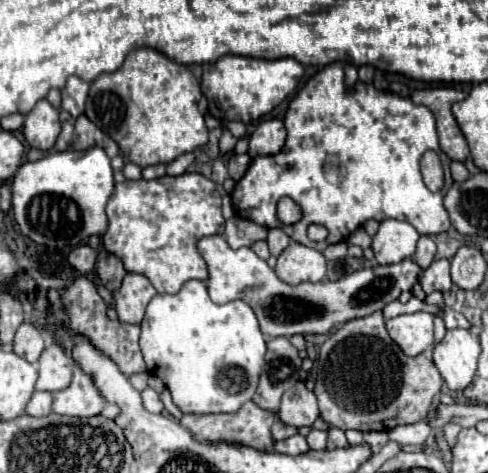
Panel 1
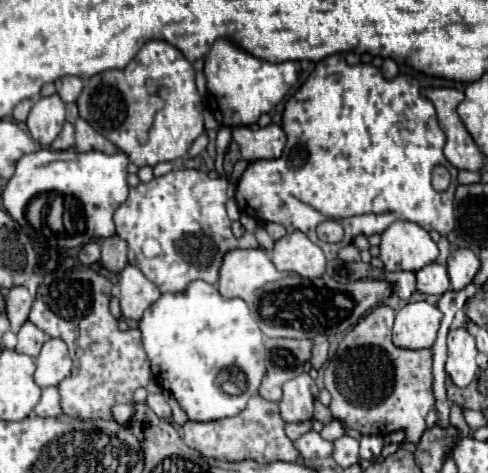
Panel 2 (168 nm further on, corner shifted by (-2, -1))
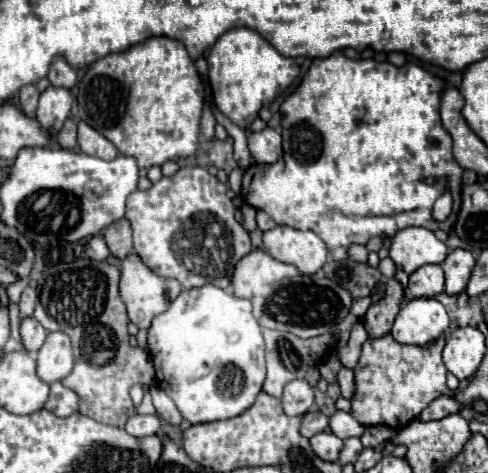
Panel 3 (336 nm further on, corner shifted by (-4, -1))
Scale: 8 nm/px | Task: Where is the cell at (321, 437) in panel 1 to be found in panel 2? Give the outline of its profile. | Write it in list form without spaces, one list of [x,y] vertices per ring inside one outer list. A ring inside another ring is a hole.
[[[331,420],[331,424],[327,424],[323,430],[321,430],[321,436],[325,438],[325,440],[337,440],[337,438],[341,438],[345,434],[345,426],[339,422],[339,420]]]

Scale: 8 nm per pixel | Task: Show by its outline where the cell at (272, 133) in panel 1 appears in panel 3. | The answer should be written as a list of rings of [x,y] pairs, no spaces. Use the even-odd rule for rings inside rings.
[[[265,128],[261,132],[249,132],[247,136],[249,152],[257,162],[273,164],[281,158],[281,134],[273,128]]]

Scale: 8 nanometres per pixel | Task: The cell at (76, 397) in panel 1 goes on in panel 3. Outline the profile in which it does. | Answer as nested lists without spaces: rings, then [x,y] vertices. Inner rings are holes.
[[[53,240],[53,242],[49,244],[49,250],[45,252],[45,258],[43,258],[43,260],[45,260],[47,268],[43,270],[43,286],[41,286],[41,294],[39,294],[39,308],[35,308],[35,318],[39,320],[39,324],[41,324],[47,332],[51,332],[51,330],[65,332],[65,334],[71,338],[71,346],[73,346],[73,354],[75,354],[75,368],[73,368],[73,372],[71,372],[69,376],[65,376],[61,382],[63,382],[67,388],[71,388],[73,392],[77,392],[77,396],[79,396],[79,412],[81,412],[81,414],[85,414],[85,416],[89,416],[89,418],[93,418],[93,420],[97,420],[97,422],[123,428],[125,422],[129,420],[129,416],[135,414],[135,406],[133,406],[131,396],[129,396],[131,386],[135,386],[135,384],[151,386],[153,380],[155,380],[155,368],[153,368],[153,360],[151,360],[151,356],[147,354],[145,348],[133,348],[133,346],[129,344],[129,332],[127,332],[127,322],[129,322],[129,318],[127,318],[127,314],[125,314],[125,304],[123,304],[121,298],[119,298],[119,270],[117,270],[115,266],[107,264],[107,262],[89,260],[89,258],[85,256],[85,252],[83,252],[83,244],[81,244],[81,242],[77,242],[77,244],[55,244],[55,240]]]

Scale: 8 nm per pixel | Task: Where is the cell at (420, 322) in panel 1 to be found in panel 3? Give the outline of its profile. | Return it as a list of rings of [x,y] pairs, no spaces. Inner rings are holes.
[[[415,298],[409,300],[405,308],[399,310],[391,336],[399,344],[425,346],[435,342],[449,328],[449,316],[445,306],[435,298]]]

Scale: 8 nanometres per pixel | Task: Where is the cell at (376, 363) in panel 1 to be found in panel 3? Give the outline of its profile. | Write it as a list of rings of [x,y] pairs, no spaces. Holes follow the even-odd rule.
[[[391,334],[381,338],[367,338],[361,348],[361,358],[355,366],[355,392],[351,398],[351,416],[363,426],[389,426],[393,430],[405,428],[421,410],[439,396],[453,396],[445,384],[447,368],[441,360],[445,338],[437,338],[425,346],[405,346],[393,340]]]

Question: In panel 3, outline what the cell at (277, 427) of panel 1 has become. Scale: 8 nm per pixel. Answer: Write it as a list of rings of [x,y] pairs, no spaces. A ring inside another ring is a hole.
[[[307,412],[301,420],[301,434],[305,438],[311,438],[317,432],[323,432],[327,424],[329,424],[329,418],[323,412]]]

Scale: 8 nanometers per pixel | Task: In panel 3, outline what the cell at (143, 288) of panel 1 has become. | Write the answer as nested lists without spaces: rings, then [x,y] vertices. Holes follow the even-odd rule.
[[[129,254],[123,264],[121,264],[121,300],[127,306],[127,316],[129,320],[137,326],[137,328],[149,328],[151,320],[161,314],[181,292],[181,286],[177,280],[165,280],[159,278],[157,274],[153,274],[141,260],[137,254]]]

